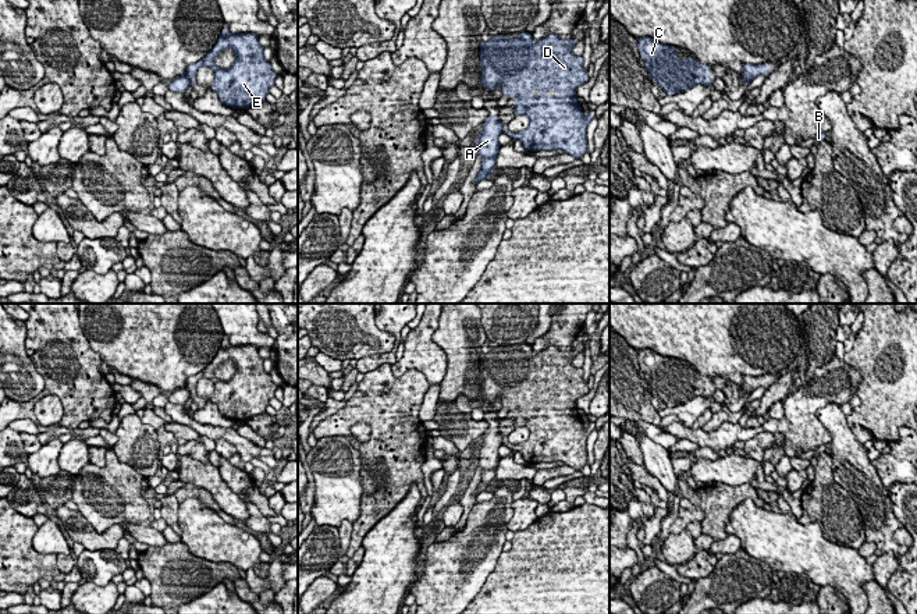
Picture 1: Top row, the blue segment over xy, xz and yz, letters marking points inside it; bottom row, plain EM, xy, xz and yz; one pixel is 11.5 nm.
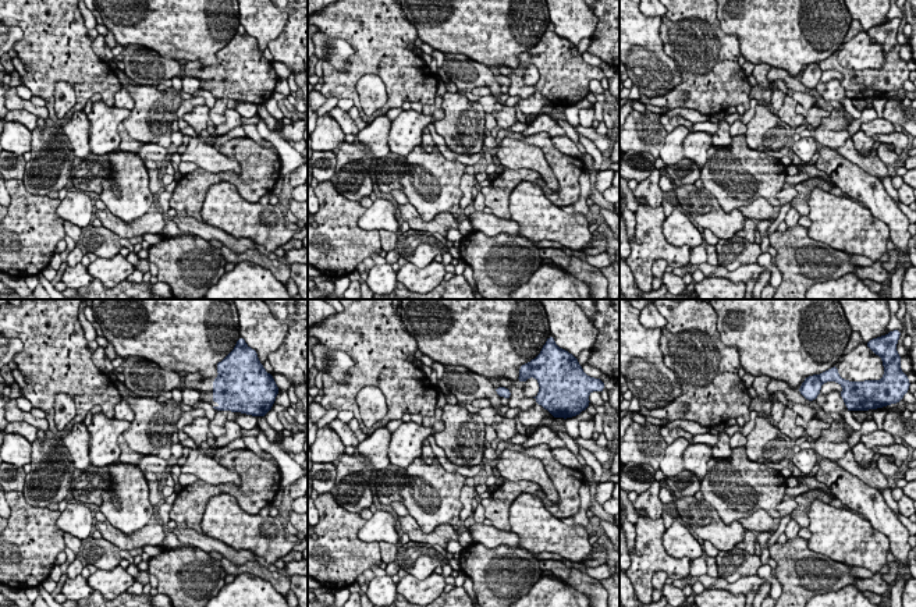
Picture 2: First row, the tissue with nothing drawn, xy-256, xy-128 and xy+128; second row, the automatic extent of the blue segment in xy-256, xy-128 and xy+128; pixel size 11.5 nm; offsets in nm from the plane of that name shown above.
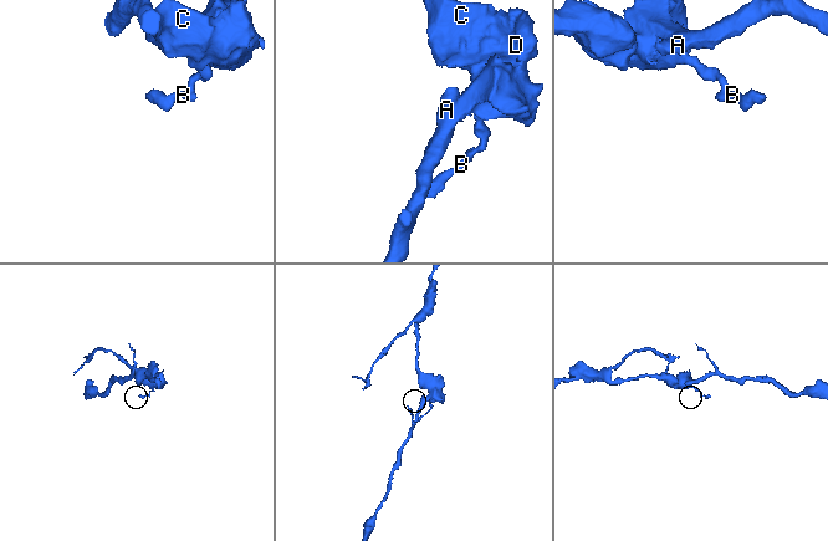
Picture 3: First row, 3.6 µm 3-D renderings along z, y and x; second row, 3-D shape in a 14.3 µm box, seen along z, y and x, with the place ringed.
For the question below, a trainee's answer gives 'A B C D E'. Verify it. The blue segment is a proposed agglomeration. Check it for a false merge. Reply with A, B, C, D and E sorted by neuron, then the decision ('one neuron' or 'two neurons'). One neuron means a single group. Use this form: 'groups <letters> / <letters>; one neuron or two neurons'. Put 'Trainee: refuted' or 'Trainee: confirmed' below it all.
groups A / B C D E; two neurons
Trainee: refuted

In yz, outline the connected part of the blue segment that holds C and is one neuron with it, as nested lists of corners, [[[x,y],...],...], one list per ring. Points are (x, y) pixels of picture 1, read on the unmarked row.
[[[648,348],[639,349],[637,361],[651,393],[667,407],[685,404],[694,397],[712,395],[711,379],[703,377],[694,366],[680,373],[676,358],[662,356]]]

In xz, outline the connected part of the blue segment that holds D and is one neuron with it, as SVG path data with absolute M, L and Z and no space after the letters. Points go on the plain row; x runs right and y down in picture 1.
M526 343L519 349L505 351L495 347L481 354L481 397L491 404L500 398L504 408L513 409L515 427L529 429L529 439L518 446L502 437L502 444L507 441L507 447L519 451L526 462L561 461L575 471L580 471L587 464L586 441L596 425L584 427L576 408L576 400L589 393L582 368L572 365L577 354L575 349L561 351L559 347L550 345L534 355L532 345Z

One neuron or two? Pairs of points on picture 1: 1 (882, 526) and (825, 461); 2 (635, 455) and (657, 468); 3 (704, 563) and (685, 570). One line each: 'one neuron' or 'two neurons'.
1: two neurons
2: two neurons
3: one neuron

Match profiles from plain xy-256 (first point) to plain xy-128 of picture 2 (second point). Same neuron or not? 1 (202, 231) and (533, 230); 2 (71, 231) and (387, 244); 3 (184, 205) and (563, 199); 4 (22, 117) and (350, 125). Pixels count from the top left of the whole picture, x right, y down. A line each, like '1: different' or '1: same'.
1: different
2: same
3: same
4: same

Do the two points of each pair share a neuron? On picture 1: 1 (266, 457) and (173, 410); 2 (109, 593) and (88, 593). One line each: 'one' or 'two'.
1: one
2: one

